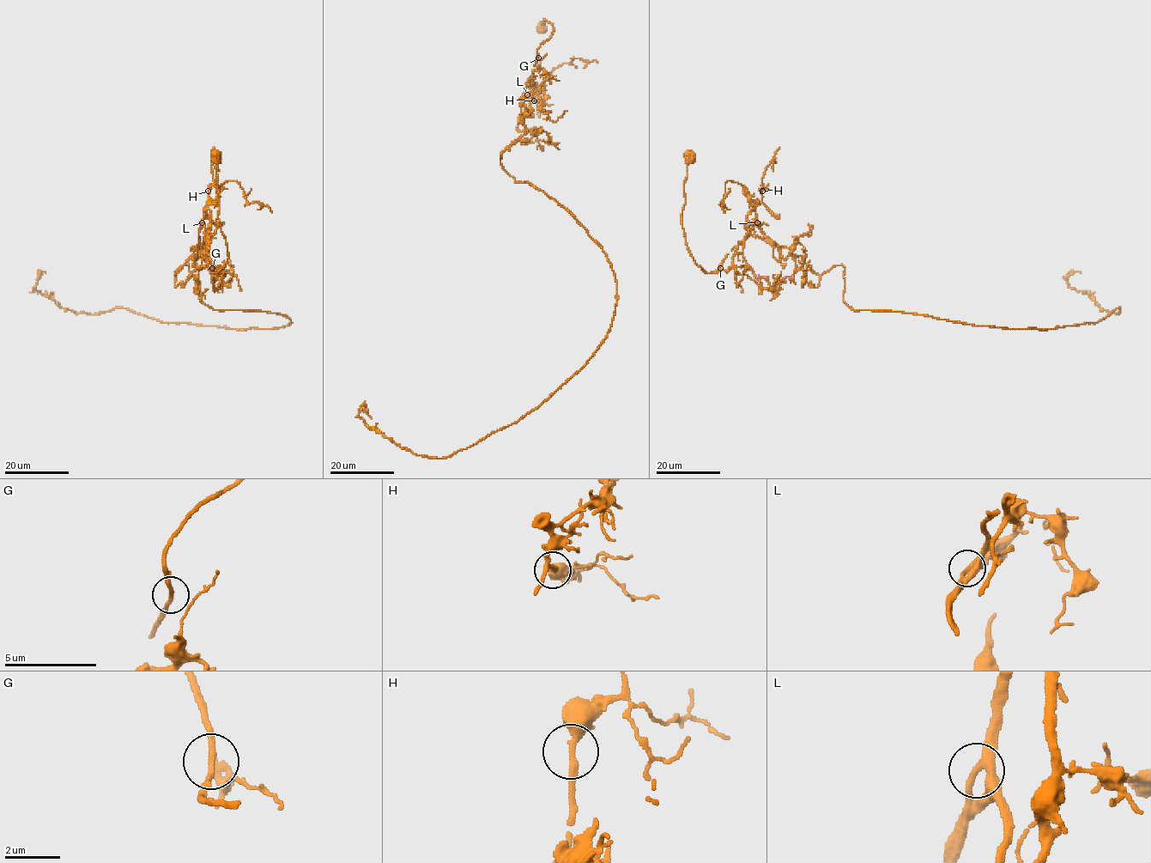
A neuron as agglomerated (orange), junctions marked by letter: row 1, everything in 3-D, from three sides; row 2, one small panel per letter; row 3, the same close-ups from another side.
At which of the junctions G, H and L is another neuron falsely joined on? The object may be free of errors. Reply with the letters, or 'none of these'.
none of these

